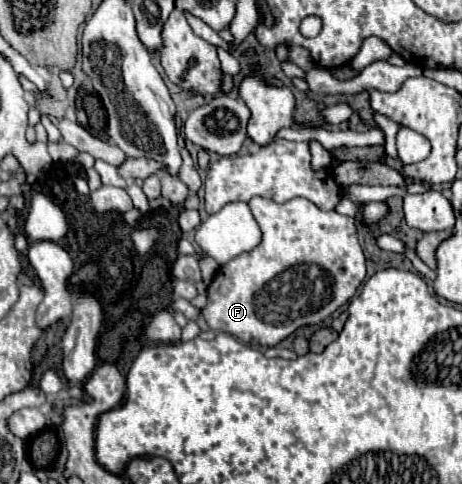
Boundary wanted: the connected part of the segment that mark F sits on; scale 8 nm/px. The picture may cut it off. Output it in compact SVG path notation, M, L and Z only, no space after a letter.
M257 196L249 206L263 232L263 242L253 252L237 256L237 260L219 268L207 290L209 302L201 312L211 330L231 334L249 346L271 348L291 336L297 328L319 326L335 310L347 304L365 280L365 256L355 236L355 222L349 216L337 214L335 210L323 212L313 202L301 198L279 204Z

